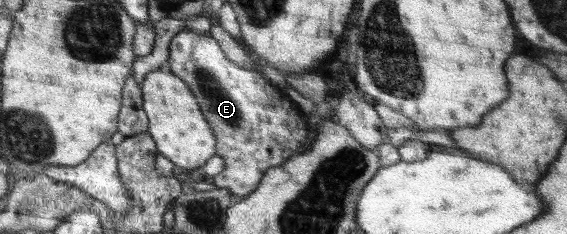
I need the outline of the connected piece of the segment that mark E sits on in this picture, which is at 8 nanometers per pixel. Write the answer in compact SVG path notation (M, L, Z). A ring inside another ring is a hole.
M188 27L178 32L169 44L166 68L185 82L199 103L199 108L215 135L216 154L225 160L225 168L209 180L214 182L216 188L230 190L235 199L242 199L255 190L267 169L282 165L289 157L297 154L302 142L308 138L309 116L291 100L287 100L279 90L275 90L265 75L257 70L247 70L228 59L219 43L209 34L201 35Z

